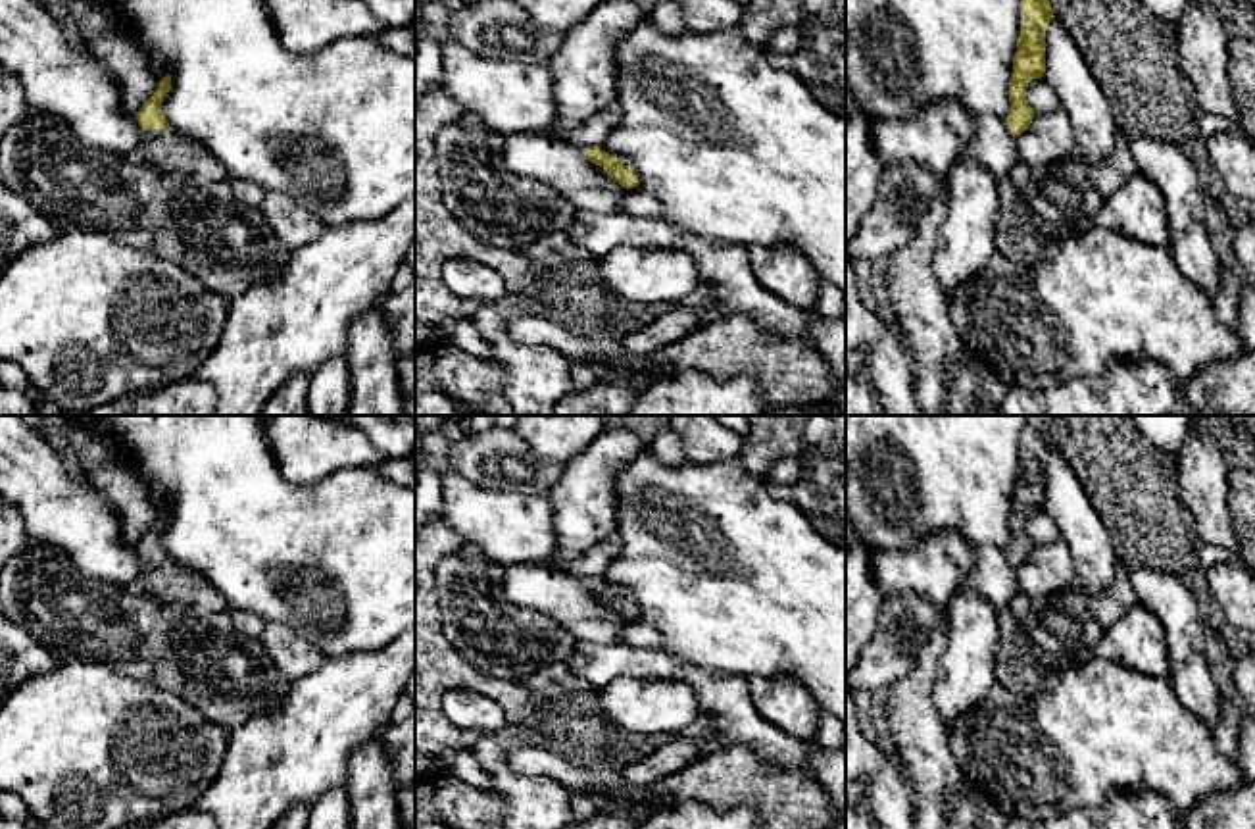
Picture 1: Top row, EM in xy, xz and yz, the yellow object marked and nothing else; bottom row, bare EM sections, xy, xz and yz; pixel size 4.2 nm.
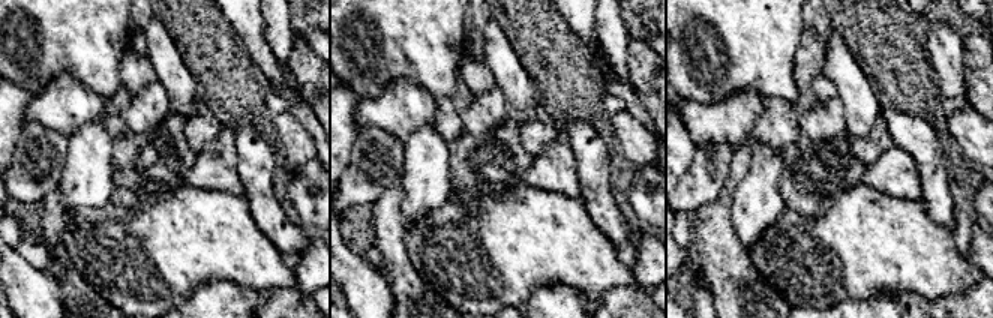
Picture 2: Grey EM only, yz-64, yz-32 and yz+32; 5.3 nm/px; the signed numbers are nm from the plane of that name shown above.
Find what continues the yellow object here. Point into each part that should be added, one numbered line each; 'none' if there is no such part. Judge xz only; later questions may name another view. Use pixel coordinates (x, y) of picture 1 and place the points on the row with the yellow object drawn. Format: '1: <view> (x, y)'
1: xz (592, 133)

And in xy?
1: xy (166, 150)

